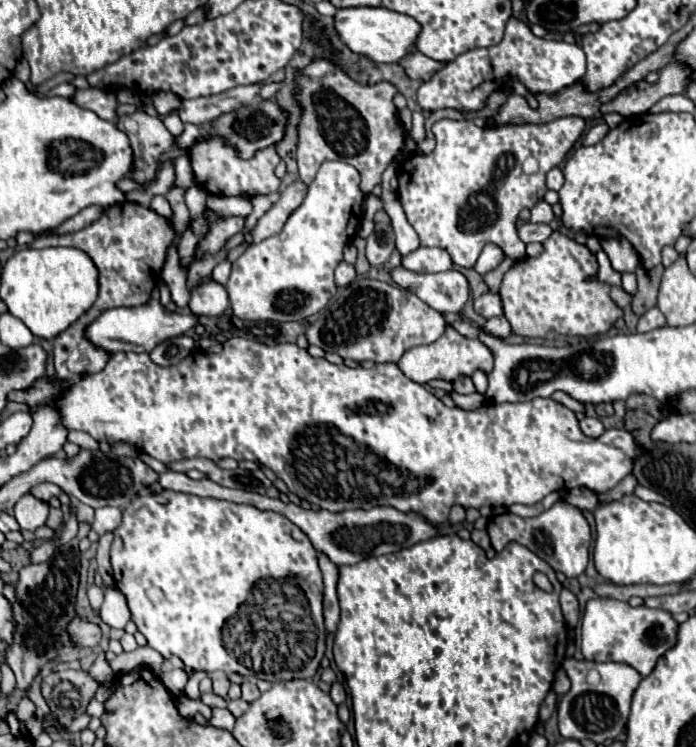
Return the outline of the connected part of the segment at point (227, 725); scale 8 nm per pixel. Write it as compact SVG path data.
M214 708L214 714L212 714L212 718L210 718L210 724L212 724L212 726L224 728L224 730L232 730L232 728L234 728L234 722L236 722L236 718L232 716L230 710Z

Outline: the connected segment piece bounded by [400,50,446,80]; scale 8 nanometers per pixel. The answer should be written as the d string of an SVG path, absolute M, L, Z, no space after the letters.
M412 52L410 56L406 56L402 62L400 62L406 70L406 74L410 78L420 78L420 80L430 80L438 70L442 70L442 66L446 66L446 62L438 62L438 60L432 60L432 58L426 58L422 52Z

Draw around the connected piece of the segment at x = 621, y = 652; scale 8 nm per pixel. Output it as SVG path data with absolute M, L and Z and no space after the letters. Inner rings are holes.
M592 598L586 602L582 616L582 654L594 662L624 662L648 676L658 658L676 644L676 622L666 610L646 606L632 608L614 598Z

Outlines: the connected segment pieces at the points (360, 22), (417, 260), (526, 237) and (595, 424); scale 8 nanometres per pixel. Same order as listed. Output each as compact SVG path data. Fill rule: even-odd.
M356 6L356 8L340 8L334 16L336 30L348 50L354 54L362 54L374 62L392 62L398 64L406 54L416 48L416 38L422 30L418 22L406 14L398 14L386 8L372 6Z
M420 246L418 250L402 256L402 268L412 270L412 272L444 272L450 270L452 258L450 254L446 254L446 250L442 248L426 248Z
M522 224L520 230L518 230L518 236L522 242L544 242L554 230L548 226L548 224Z
M588 416L582 418L580 420L580 428L590 438L598 438L598 436L604 434L604 426L602 426L602 422L598 418L588 418Z

